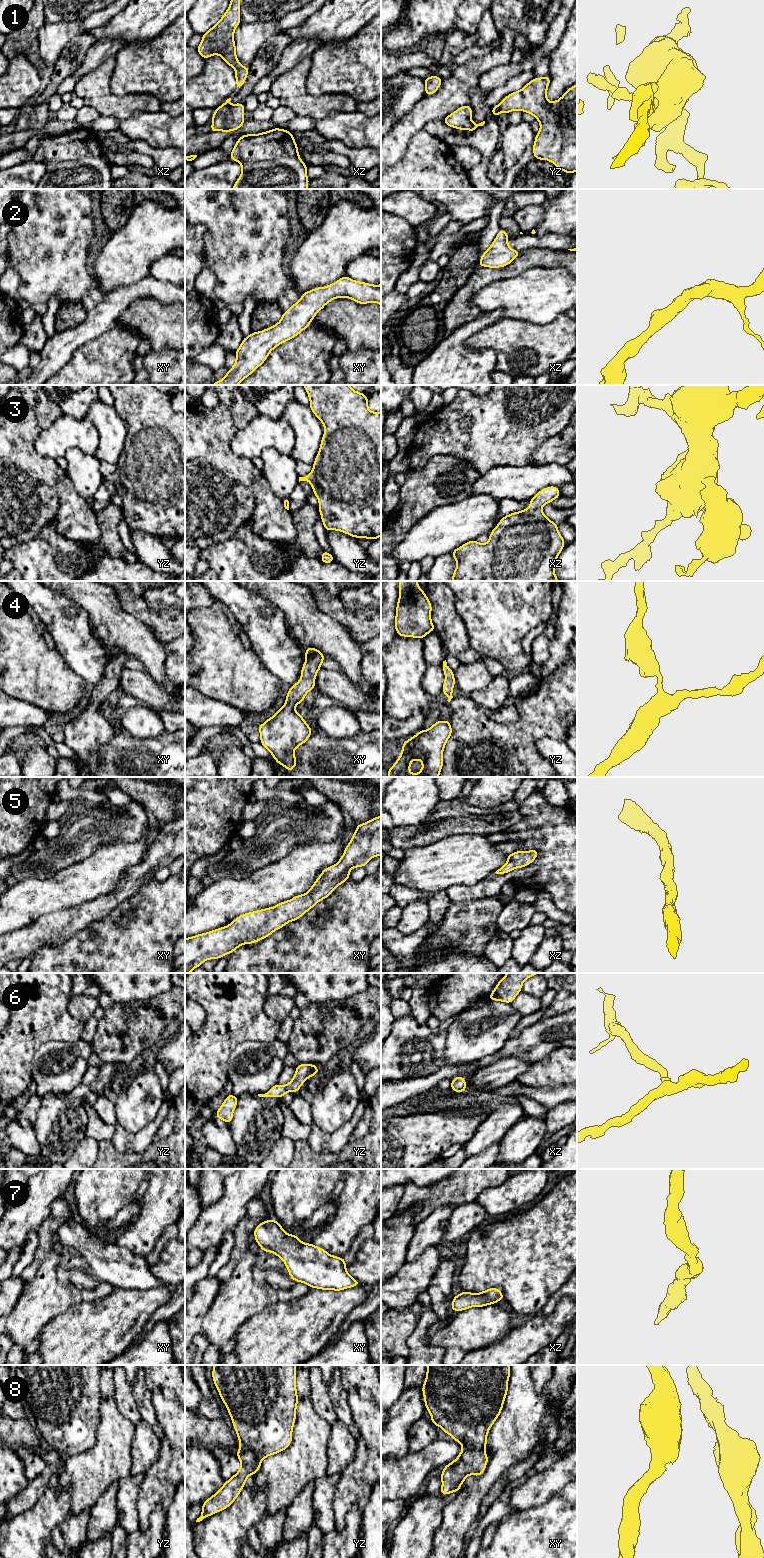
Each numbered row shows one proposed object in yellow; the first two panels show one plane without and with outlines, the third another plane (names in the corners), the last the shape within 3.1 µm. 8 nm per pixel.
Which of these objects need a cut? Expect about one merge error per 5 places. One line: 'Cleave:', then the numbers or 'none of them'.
Cleave: none of them

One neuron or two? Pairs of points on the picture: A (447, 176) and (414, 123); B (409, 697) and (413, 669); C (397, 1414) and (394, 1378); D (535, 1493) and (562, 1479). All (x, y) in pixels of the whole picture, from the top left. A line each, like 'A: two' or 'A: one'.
A: two
B: one
C: two
D: one

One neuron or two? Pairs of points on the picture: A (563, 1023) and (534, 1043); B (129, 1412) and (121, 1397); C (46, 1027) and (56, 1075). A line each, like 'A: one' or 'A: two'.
A: one
B: one
C: two

